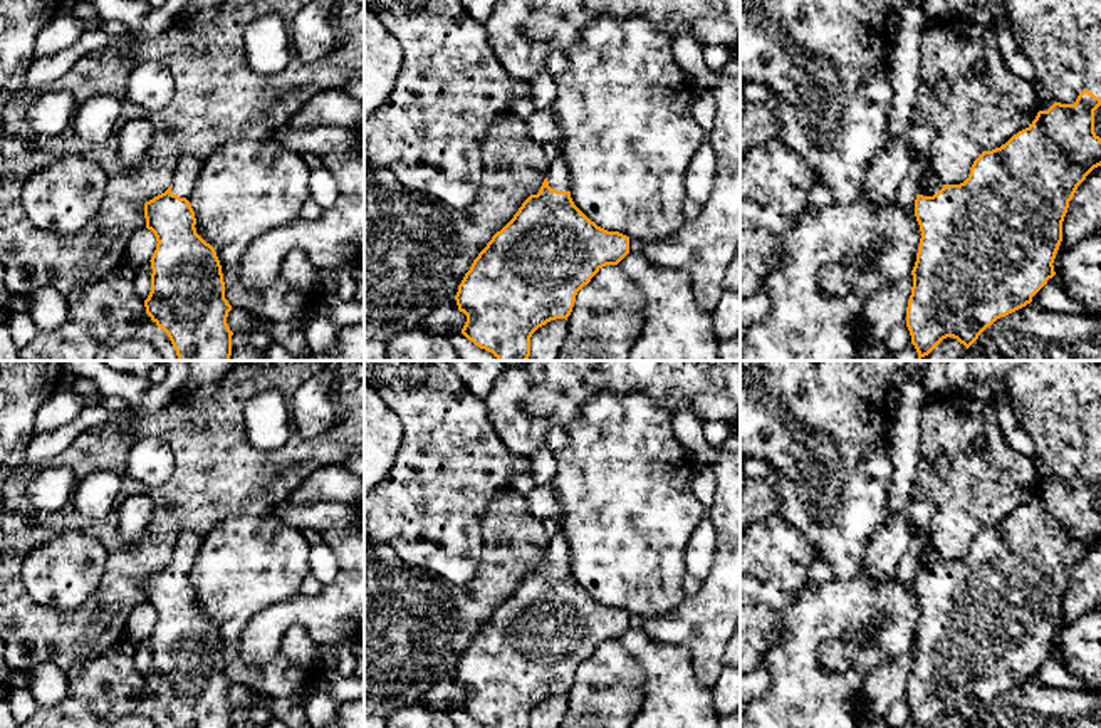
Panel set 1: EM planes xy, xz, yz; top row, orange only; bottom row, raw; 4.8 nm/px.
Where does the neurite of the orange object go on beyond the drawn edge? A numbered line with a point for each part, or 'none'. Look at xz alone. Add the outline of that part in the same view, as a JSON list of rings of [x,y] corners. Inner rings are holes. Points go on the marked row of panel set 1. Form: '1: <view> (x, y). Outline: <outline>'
1: xz (556, 171). Outline: [[[561,156],[547,164],[545,178],[552,190],[569,191],[569,188],[571,188],[569,171]]]

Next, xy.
1: xy (183, 182). Outline: [[[196,156],[181,158],[171,181],[173,195],[188,200],[195,190],[195,183],[201,166],[203,163]]]

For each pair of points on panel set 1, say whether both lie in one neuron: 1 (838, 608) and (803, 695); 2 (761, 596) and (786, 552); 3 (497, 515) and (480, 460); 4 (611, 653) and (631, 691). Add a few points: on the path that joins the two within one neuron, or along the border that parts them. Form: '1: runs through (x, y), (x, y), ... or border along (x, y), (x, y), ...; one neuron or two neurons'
1: runs through (818, 628), (803, 643), (803, 673); one neuron
2: runs through (766, 586), (771, 581), (771, 567), (776, 562); one neuron
3: border along (507, 487), (487, 502), (482, 535); two neurons
4: runs through (611, 663), (611, 671), (621, 681); one neuron

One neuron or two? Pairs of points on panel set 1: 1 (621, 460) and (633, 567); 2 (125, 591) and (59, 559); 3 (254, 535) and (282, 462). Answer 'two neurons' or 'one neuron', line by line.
1: one neuron
2: two neurons
3: two neurons

